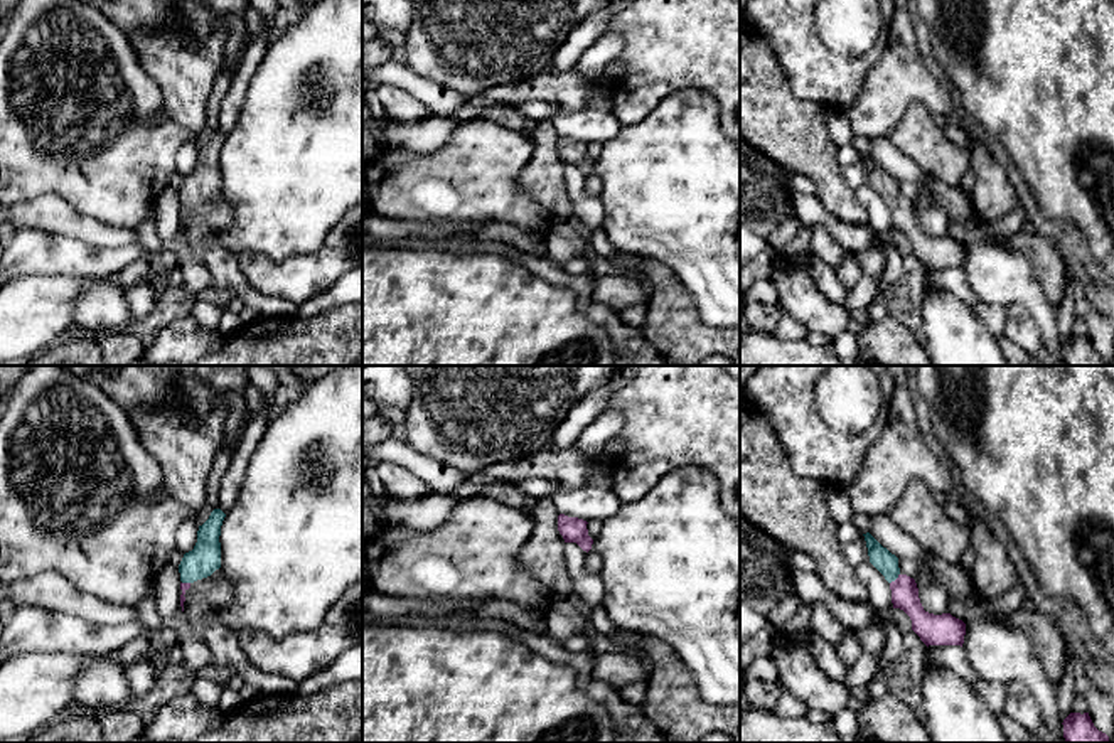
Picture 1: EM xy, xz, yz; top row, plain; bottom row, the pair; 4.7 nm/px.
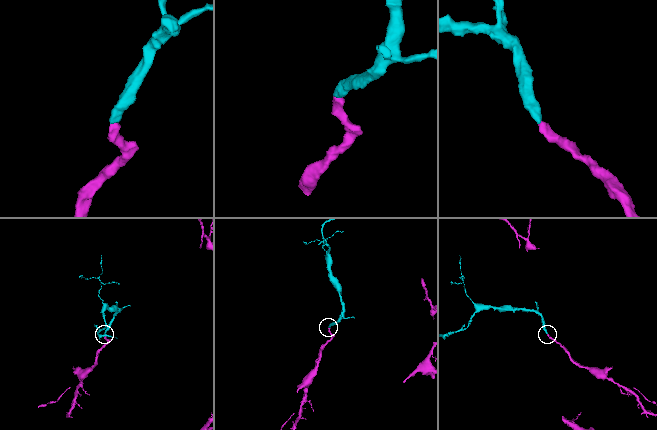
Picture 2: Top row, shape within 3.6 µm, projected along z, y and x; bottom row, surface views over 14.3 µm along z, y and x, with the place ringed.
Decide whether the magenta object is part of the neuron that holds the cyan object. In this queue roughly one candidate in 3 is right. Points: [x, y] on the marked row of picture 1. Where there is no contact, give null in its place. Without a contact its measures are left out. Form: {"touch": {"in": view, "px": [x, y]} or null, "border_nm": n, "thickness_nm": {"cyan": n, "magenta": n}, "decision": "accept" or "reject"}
{"touch": {"in": "yz", "px": [895, 578]}, "border_nm": 70, "thickness_nm": {"cyan": 110, "magenta": 130}, "decision": "accept"}

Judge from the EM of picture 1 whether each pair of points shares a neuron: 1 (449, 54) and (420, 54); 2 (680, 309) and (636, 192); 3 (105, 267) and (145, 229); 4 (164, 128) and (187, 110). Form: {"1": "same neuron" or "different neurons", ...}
{"1": "same neuron", "2": "different neurons", "3": "different neurons", "4": "different neurons"}

